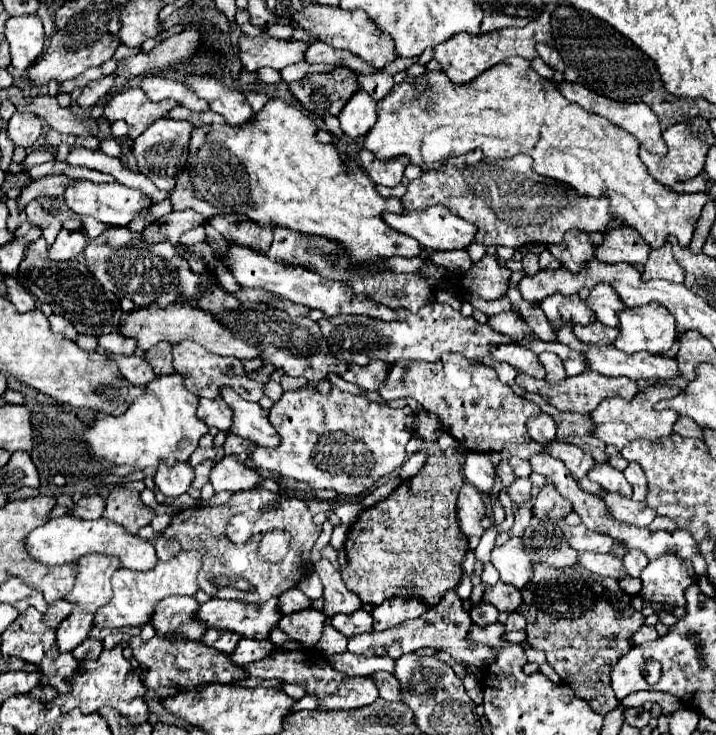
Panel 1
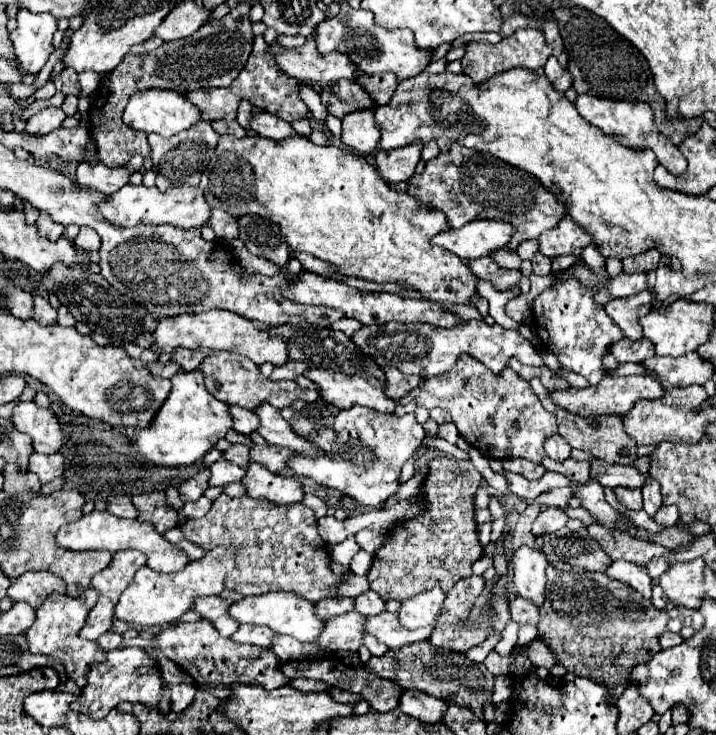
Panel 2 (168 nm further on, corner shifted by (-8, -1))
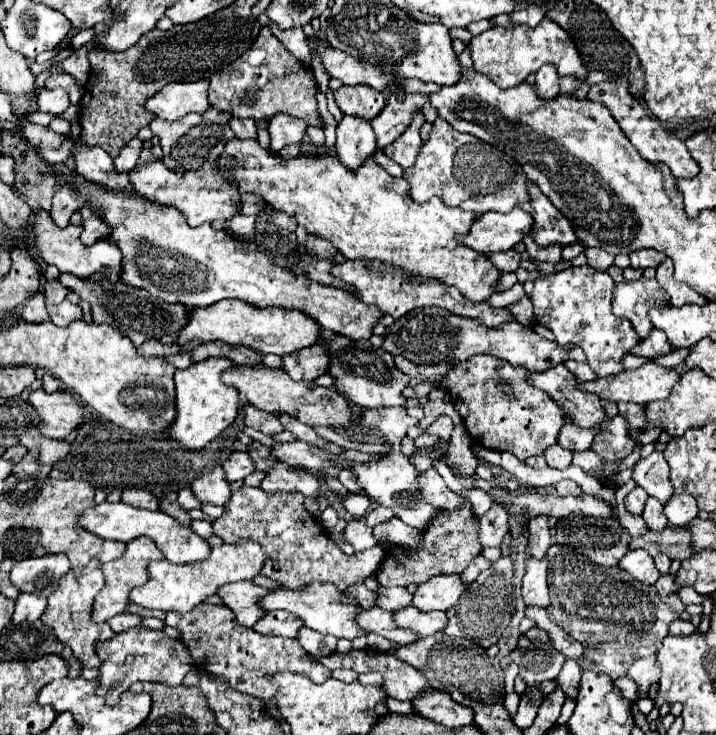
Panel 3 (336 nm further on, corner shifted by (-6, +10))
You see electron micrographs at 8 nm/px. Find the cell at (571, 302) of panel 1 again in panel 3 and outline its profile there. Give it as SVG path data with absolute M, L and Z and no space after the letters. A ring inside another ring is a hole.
M588 264L584 266L570 266L562 272L556 274L548 274L548 276L538 276L534 280L534 292L532 292L532 302L534 302L534 318L538 324L546 326L548 330L552 330L552 334L556 336L558 346L580 346L586 354L586 362L590 364L590 368L594 370L596 376L610 376L614 372L622 370L622 356L630 352L630 348L634 348L634 344L638 344L638 334L634 332L632 324L626 318L618 318L612 314L610 302L612 302L612 290L614 290L614 282L610 278L608 272L600 272Z

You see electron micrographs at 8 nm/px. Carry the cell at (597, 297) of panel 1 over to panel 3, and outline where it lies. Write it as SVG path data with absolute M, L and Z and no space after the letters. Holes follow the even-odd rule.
M640 278L616 284L612 312L620 318L630 320L636 334L640 338L646 338L646 332L650 332L652 328L648 320L648 310L662 304L668 304L668 296L666 292L660 294L660 284L656 280Z

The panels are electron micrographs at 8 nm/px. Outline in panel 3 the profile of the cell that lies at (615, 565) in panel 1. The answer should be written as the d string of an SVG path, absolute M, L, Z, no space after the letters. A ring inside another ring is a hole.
M628 550L624 558L618 562L618 566L648 586L652 586L660 578L660 572L656 570L654 560L644 550Z

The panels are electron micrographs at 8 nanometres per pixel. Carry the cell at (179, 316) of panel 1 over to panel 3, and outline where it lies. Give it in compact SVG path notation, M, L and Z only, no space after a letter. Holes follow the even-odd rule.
M220 300L208 308L196 308L188 312L188 322L178 334L178 344L186 344L190 340L198 342L214 342L222 340L232 346L248 346L256 352L272 352L278 356L286 356L290 352L302 350L318 342L318 324L310 320L310 316L298 310L284 308L254 308L242 300Z

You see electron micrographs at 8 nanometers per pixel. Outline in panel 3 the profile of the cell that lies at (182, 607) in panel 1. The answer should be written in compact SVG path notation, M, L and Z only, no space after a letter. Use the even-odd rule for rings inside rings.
M250 580L232 582L226 584L224 588L218 588L218 596L222 598L222 604L228 606L234 612L236 622L246 628L250 628L254 620L258 620L258 616L262 616L264 612L262 608L256 606L258 596L262 596L262 592L268 592L268 588L260 588Z

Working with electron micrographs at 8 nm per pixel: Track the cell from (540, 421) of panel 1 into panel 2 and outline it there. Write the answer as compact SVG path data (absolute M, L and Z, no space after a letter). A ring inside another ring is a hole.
M554 435L554 437L550 437L550 439L544 443L544 451L546 451L546 455L548 455L550 459L554 459L554 461L566 461L566 459L570 457L572 447L570 447L560 435Z

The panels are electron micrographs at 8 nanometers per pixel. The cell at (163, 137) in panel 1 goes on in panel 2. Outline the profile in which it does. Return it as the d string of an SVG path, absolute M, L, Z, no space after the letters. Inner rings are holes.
M198 121L190 129L182 131L180 135L174 135L170 139L164 139L156 133L148 135L148 145L152 149L152 163L154 163L154 173L156 173L156 187L160 191L166 191L168 187L178 187L178 185L198 185L200 175L206 171L212 151L216 151L218 143L218 133L212 129L212 123L208 121ZM196 135L196 139L192 137Z

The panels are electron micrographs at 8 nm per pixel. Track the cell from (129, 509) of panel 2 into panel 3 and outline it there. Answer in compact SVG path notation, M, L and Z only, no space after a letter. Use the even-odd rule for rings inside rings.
M126 488L122 492L122 502L136 506L136 508L146 508L146 510L158 510L158 498L142 488Z

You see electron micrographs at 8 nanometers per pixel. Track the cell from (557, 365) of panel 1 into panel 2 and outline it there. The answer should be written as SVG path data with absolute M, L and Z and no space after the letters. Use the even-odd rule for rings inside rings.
M562 369L562 371L558 371L558 377L562 377L562 379L566 379L568 383L570 383L570 387L588 387L590 383L582 377L582 375L576 375L576 373L572 373L572 371L568 371L568 369Z

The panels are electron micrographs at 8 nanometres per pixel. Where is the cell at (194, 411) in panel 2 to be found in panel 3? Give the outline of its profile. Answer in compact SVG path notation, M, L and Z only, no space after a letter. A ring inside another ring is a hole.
M206 358L200 362L194 362L186 370L176 370L174 382L176 382L176 418L166 428L166 434L182 444L186 450L200 450L210 440L214 440L220 432L224 432L238 414L238 392L234 388L228 388L222 384L220 374L222 370L232 368L234 364L230 360L222 358Z

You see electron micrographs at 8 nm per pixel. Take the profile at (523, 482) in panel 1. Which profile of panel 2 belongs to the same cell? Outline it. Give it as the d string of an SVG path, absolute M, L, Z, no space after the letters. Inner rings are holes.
M552 489L552 491L546 491L542 493L536 503L538 505L544 505L544 507L560 507L562 509L566 508L568 502L572 499L572 491L564 491L564 489ZM570 495L570 497L568 497ZM568 497L568 499L566 499Z

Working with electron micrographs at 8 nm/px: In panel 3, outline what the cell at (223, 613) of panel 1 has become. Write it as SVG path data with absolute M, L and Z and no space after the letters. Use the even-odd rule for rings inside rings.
M308 584L302 588L274 588L270 590L266 596L262 596L258 600L258 606L262 610L288 610L292 614L296 614L306 628L312 628L316 632L324 632L324 634L332 634L336 638L356 638L362 636L364 632L354 624L354 612L360 612L360 608L354 604L352 598L344 596L342 592L338 592L338 588L332 588L332 584Z

